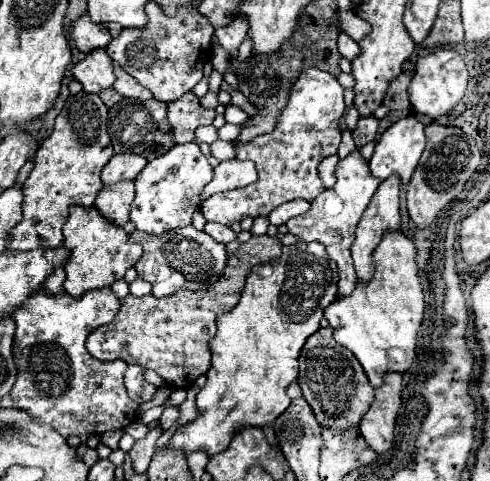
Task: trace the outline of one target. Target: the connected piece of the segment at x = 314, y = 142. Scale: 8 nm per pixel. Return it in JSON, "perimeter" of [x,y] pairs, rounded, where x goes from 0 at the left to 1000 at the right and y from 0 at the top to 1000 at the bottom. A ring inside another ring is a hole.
{"perimeter":[[[629,141],[616,150],[596,179],[592,208],[567,245],[563,270],[555,279],[522,283],[510,295],[473,295],[486,333],[514,333],[522,341],[527,374],[498,391],[449,399],[420,412],[412,420],[416,453],[424,462],[473,470],[498,449],[547,449],[559,432],[592,416],[616,412],[624,420],[641,420],[641,412],[661,395],[649,345],[665,324],[686,320],[694,304],[690,249],[706,225],[698,191],[702,183],[669,150],[653,150],[649,141]]]}

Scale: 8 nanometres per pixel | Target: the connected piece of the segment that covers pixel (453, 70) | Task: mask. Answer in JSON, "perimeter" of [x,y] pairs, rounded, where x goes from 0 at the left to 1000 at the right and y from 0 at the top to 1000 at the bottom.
{"perimeter":[[[894,104],[873,116],[853,121],[833,195],[837,195],[837,212],[849,233],[869,237],[882,249],[890,249],[914,237],[943,208],[951,179],[955,179],[955,146],[951,146],[943,116],[922,104]]]}

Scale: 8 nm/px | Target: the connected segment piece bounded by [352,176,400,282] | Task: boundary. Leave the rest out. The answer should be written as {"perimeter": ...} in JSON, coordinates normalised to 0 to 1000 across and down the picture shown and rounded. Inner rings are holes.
{"perimeter":[[[796,366],[792,374],[784,374],[759,420],[751,424],[747,441],[739,445],[735,462],[731,462],[731,474],[727,474],[727,499],[718,507],[718,536],[722,536],[722,557],[727,557],[727,570],[731,570],[731,582],[735,586],[751,586],[759,582],[763,574],[763,536],[759,536],[759,524],[767,516],[767,507],[780,499],[780,491],[788,482],[808,482],[816,478],[816,428],[812,428],[812,399],[816,399],[816,374],[812,366]]]}

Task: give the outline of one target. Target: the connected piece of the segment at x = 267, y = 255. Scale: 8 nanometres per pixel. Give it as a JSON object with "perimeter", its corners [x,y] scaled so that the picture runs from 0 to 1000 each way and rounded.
{"perimeter":[[[592,484],[561,495],[543,486],[514,491],[502,507],[490,507],[486,528],[465,541],[445,590],[416,607],[363,603],[359,611],[327,624],[310,611],[290,620],[273,620],[261,611],[249,624],[237,661],[180,699],[176,723],[188,740],[208,753],[253,744],[257,757],[290,757],[290,765],[310,765],[322,782],[331,782],[335,807],[388,807],[400,786],[416,782],[429,769],[429,707],[441,694],[441,657],[469,649],[486,632],[502,574],[510,570],[514,553],[567,536],[580,511],[600,507],[608,499],[612,495]]]}

